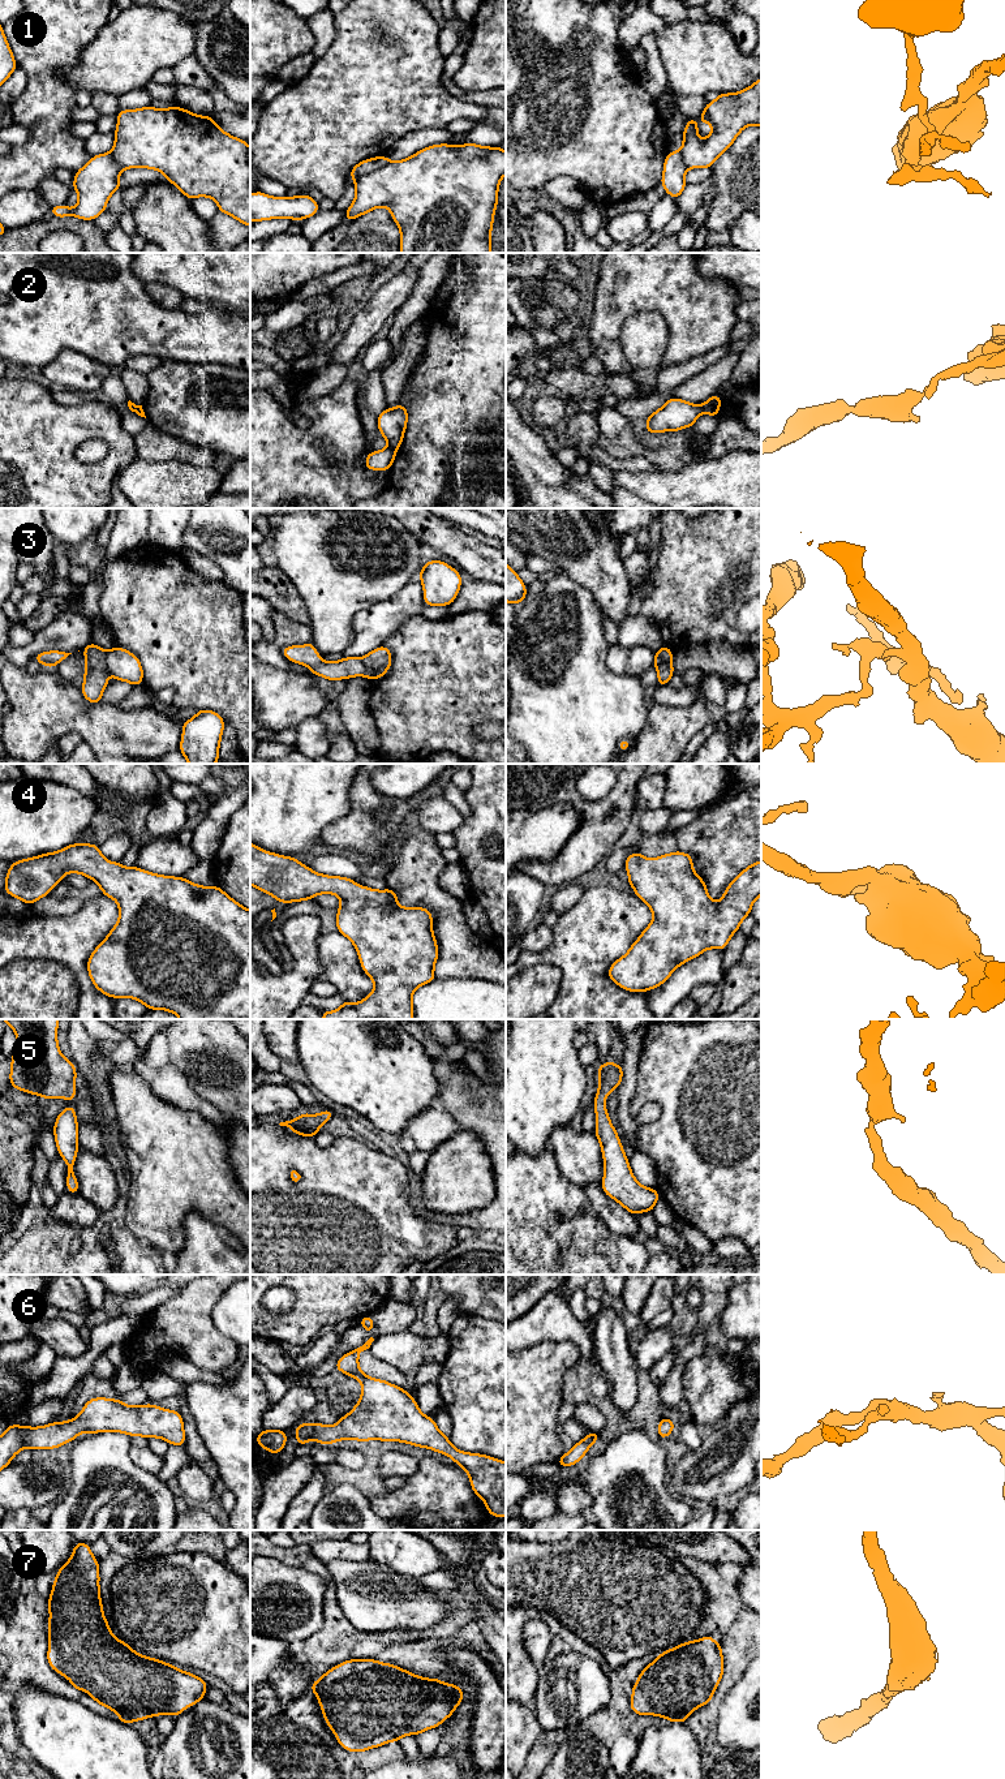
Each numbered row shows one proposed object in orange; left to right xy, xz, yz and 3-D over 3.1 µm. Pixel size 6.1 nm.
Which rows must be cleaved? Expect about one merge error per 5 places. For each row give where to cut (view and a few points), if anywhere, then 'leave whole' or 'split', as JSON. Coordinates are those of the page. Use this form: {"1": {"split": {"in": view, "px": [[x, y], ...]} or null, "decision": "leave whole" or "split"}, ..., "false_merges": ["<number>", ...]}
{"1": {"split": null, "decision": "leave whole"}, "2": {"split": {"in": "xz", "px": [[389, 446], [395, 451]]}, "decision": "split"}, "3": {"split": {"in": "xy", "px": [[108, 652], [106, 660], [107, 670]]}, "decision": "split"}, "4": {"split": null, "decision": "leave whole"}, "5": {"split": null, "decision": "leave whole"}, "6": {"split": null, "decision": "leave whole"}, "7": {"split": null, "decision": "leave whole"}, "false_merges": ["2", "3"]}

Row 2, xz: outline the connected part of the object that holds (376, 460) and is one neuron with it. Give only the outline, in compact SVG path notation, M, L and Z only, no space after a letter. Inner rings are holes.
M390 447L381 451L371 451L366 455L365 468L369 470L390 470L395 456L396 451Z

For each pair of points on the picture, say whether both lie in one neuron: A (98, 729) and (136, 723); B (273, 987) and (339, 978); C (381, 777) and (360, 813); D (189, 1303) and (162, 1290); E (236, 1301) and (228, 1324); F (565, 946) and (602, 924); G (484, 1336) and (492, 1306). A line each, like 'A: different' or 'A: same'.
A: same
B: different
C: different
D: different
E: same
F: same
G: different

